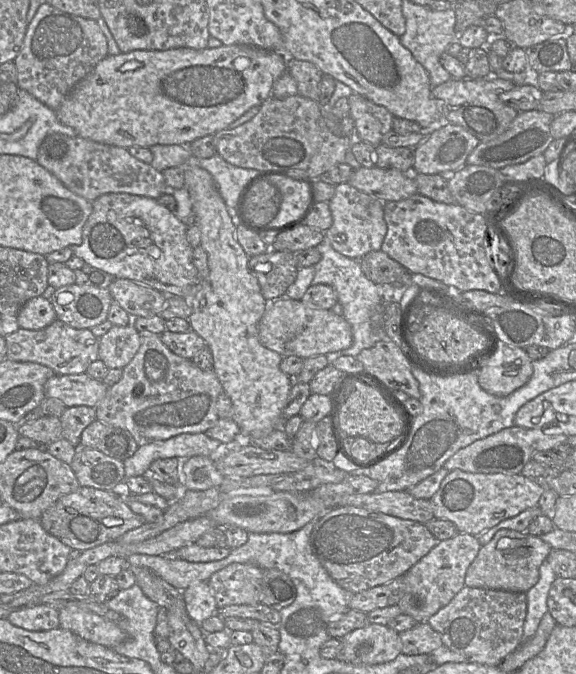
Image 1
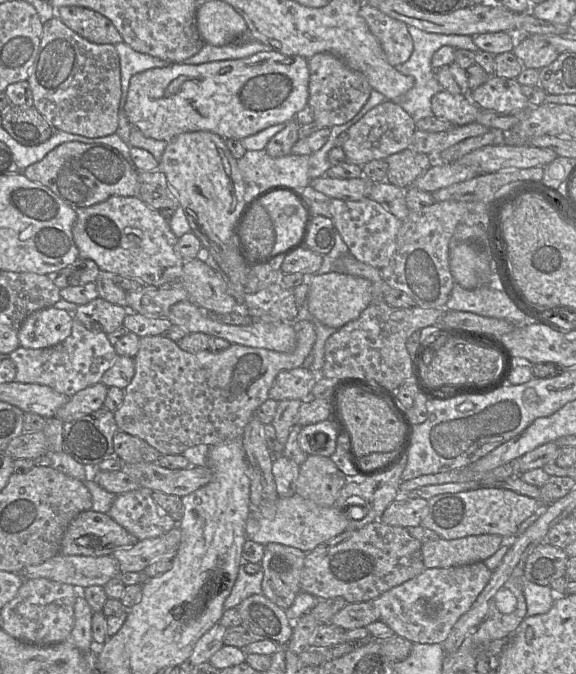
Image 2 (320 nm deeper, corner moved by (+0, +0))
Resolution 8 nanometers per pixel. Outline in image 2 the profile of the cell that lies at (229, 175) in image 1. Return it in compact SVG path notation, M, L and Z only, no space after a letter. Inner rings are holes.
M376 90L371 91L369 99L358 112L358 114L342 125L336 125L330 128L330 133L327 142L316 152L309 155L292 155L273 158L267 154L265 149L256 151L246 151L245 154L237 160L237 166L241 172L241 175L252 190L262 189L267 187L292 187L303 189L309 186L310 182L318 177L325 176L326 171L330 168L331 164L328 160L328 153L334 147L336 138L342 133L346 132L350 126L356 123L362 118L369 110L373 107L387 101L386 97L377 92Z

